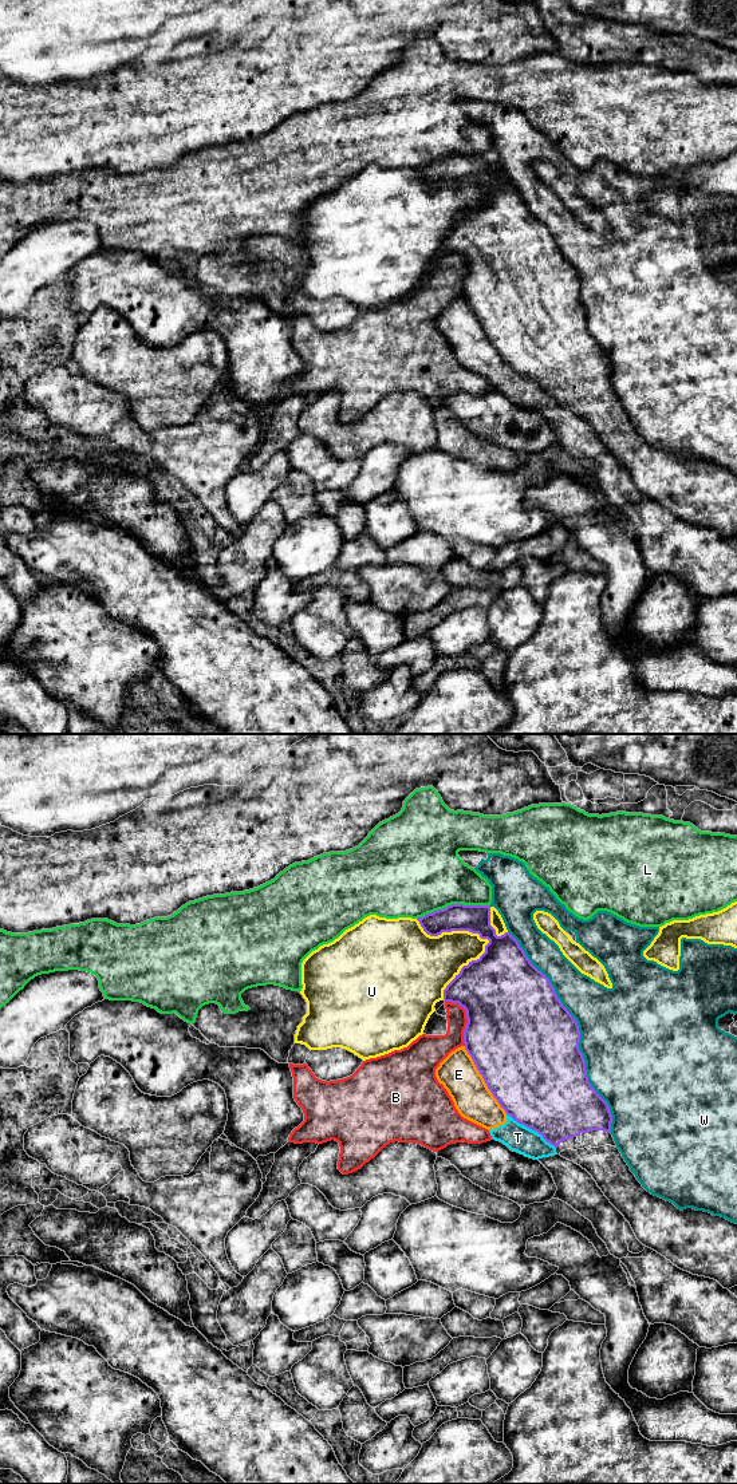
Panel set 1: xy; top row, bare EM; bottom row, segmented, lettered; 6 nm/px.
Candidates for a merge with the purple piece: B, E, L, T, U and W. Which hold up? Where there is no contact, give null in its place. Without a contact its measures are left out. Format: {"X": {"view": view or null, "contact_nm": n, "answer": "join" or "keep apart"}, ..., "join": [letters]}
{"B": {"view": "xy", "contact_nm": 300, "answer": "keep apart"}, "E": {"view": "xy", "contact_nm": 480, "answer": "keep apart"}, "L": {"view": "xy", "contact_nm": 440, "answer": "keep apart"}, "T": {"view": "xy", "contact_nm": 360, "answer": "keep apart"}, "U": {"view": "xy", "contact_nm": 500, "answer": "keep apart"}, "W": {"view": "xy", "contact_nm": 1350, "answer": "keep apart"}, "join": []}

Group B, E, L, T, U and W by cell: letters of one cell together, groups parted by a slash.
B / E T / L / U / W

